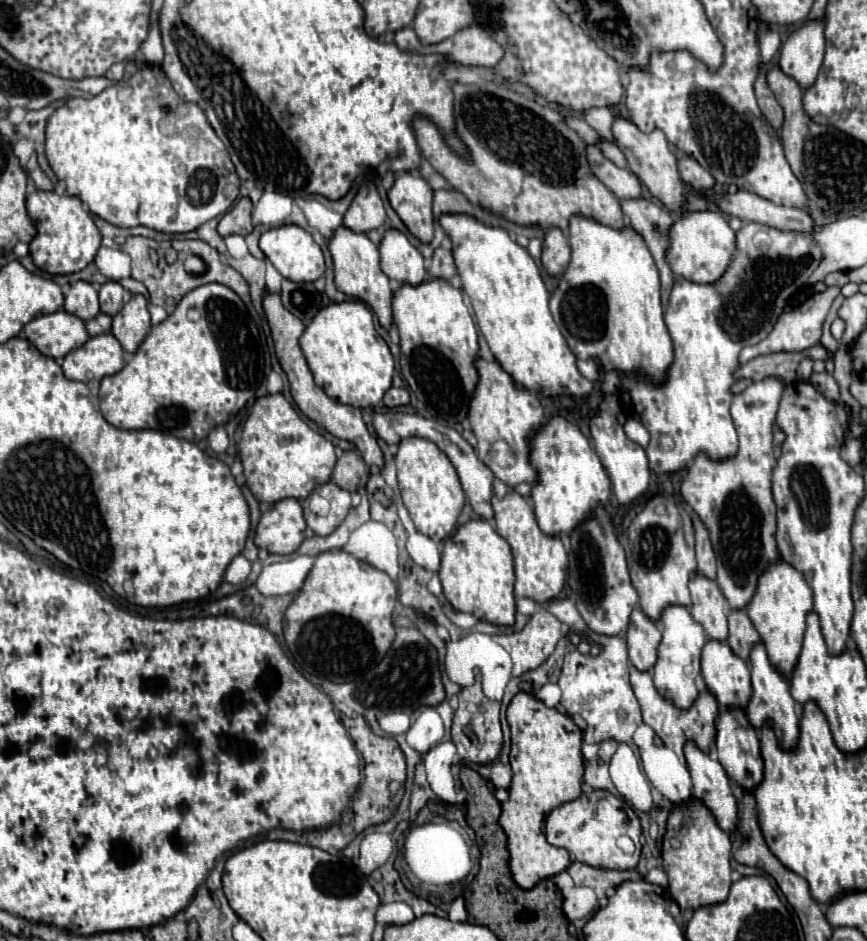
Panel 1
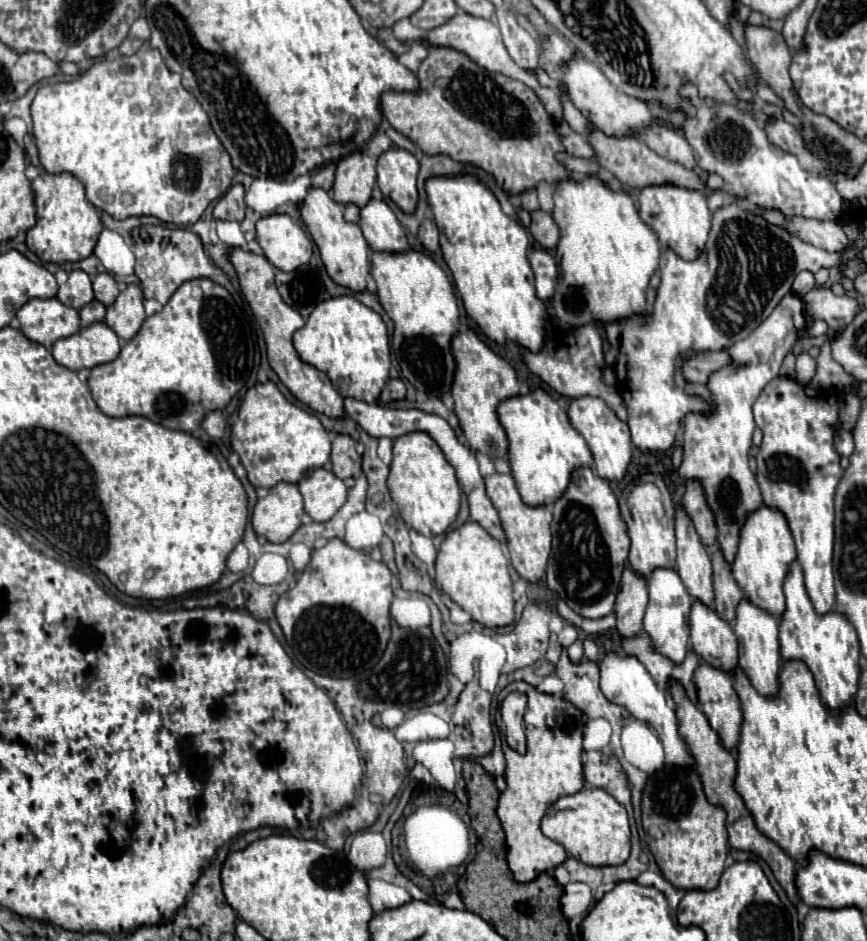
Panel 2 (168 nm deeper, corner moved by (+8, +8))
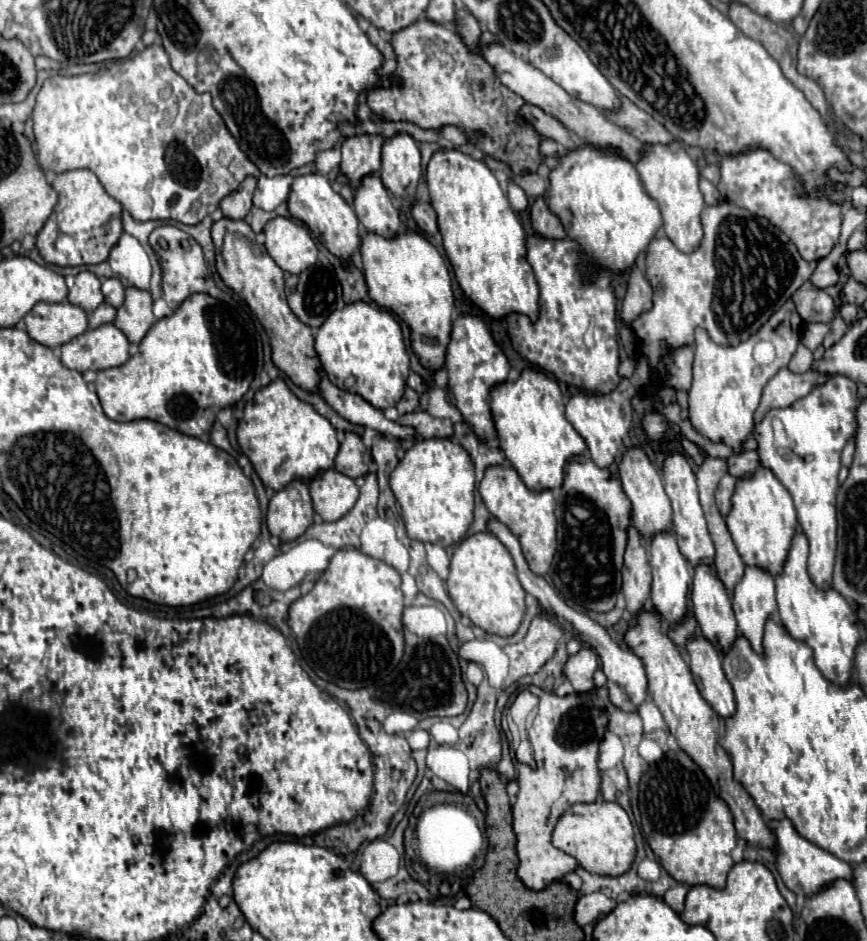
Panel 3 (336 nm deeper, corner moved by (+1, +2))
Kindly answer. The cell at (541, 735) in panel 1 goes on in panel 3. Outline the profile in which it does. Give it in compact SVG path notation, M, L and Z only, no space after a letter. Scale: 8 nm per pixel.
M530 685L528 687L534 695L540 697L540 705L538 705L538 715L528 731L530 735L530 743L534 747L534 759L536 759L536 769L524 765L524 767L516 767L518 771L518 785L520 791L516 795L516 803L512 807L512 817L514 817L514 833L516 833L516 851L518 851L518 877L522 879L522 883L528 889L540 891L546 885L550 885L556 879L562 879L566 873L574 871L578 861L570 855L566 855L564 851L556 849L552 845L552 831L556 821L560 819L560 815L572 807L574 803L592 803L596 801L596 795L600 791L600 771L596 765L598 759L598 745L602 739L602 733L606 731L606 723L608 717L604 713L602 707L598 707L590 695L568 695L568 697L558 697L554 693L542 691L540 687Z

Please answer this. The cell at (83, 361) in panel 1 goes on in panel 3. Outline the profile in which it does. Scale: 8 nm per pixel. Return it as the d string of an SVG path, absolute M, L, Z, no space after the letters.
M112 323L88 329L62 345L62 365L74 371L102 371L128 361L130 343Z

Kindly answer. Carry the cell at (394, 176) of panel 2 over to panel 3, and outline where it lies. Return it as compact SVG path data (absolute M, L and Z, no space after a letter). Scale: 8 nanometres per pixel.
M404 133L386 139L382 147L382 169L380 169L380 179L384 187L396 199L414 197L420 175L422 159L418 143Z

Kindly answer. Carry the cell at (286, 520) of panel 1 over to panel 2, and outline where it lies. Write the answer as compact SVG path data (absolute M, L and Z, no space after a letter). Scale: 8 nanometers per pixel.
M277 483L269 489L267 497L259 499L251 525L257 535L267 537L271 543L287 541L301 525L303 497L295 483Z

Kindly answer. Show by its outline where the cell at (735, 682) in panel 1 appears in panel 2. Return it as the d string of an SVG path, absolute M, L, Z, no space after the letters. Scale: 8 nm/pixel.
M699 599L691 605L691 645L697 655L721 671L737 667L737 637L729 621L721 619L717 611Z

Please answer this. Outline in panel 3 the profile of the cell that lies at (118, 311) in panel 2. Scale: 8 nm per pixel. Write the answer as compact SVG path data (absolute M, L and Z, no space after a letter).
M136 287L126 289L126 301L116 313L114 325L124 331L130 343L140 343L148 333L152 323L156 321L152 313L152 297L148 291L140 291Z

